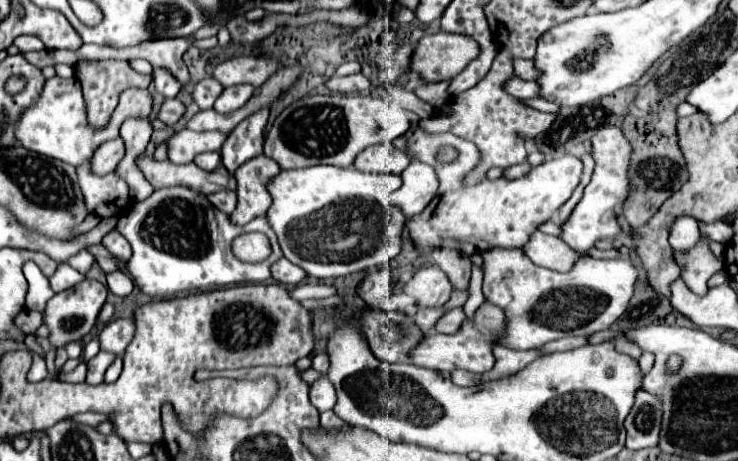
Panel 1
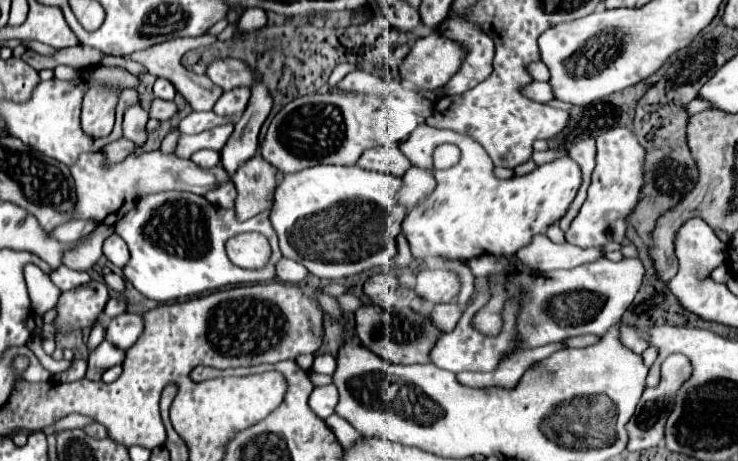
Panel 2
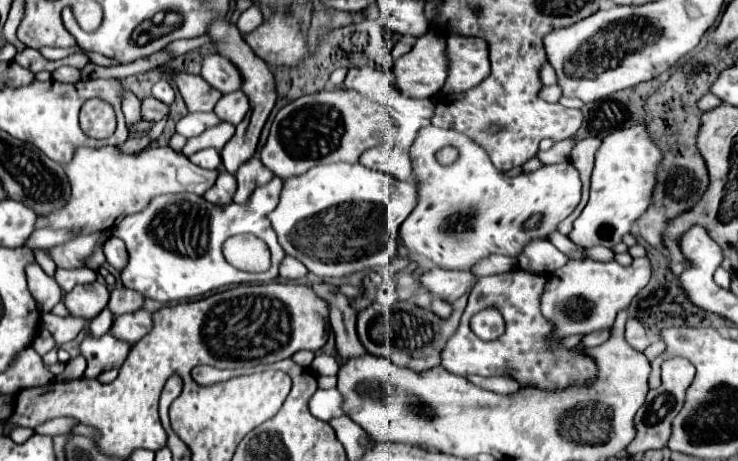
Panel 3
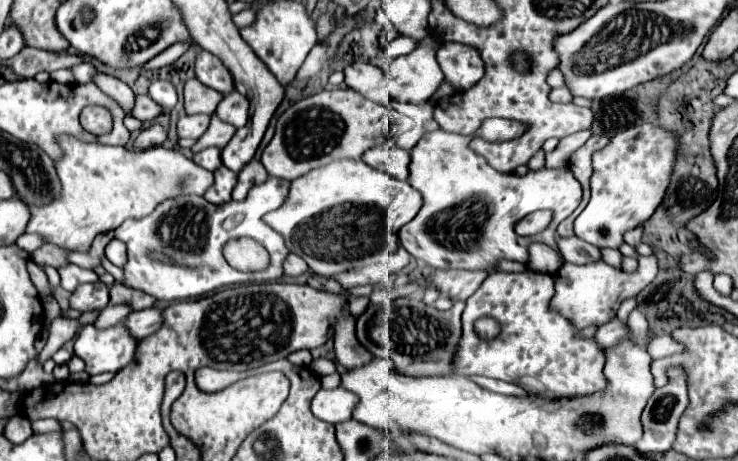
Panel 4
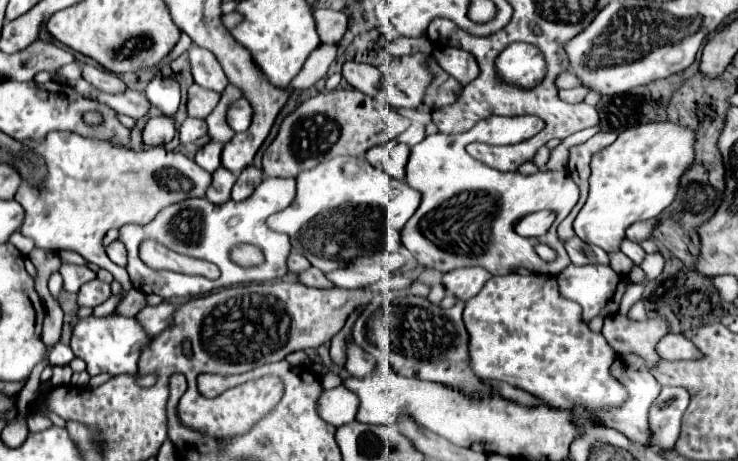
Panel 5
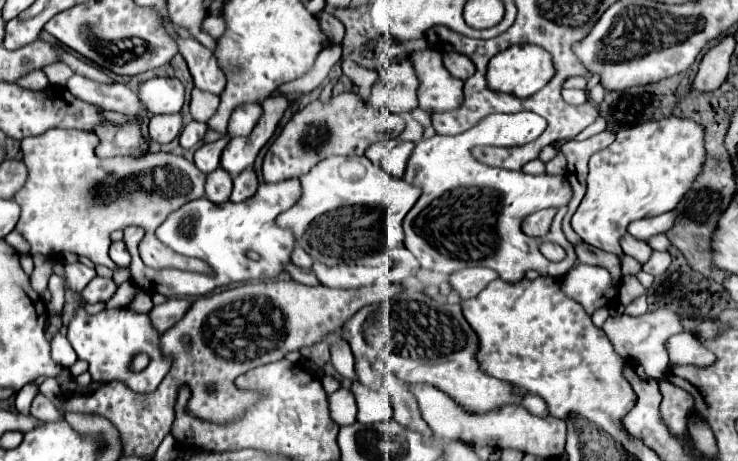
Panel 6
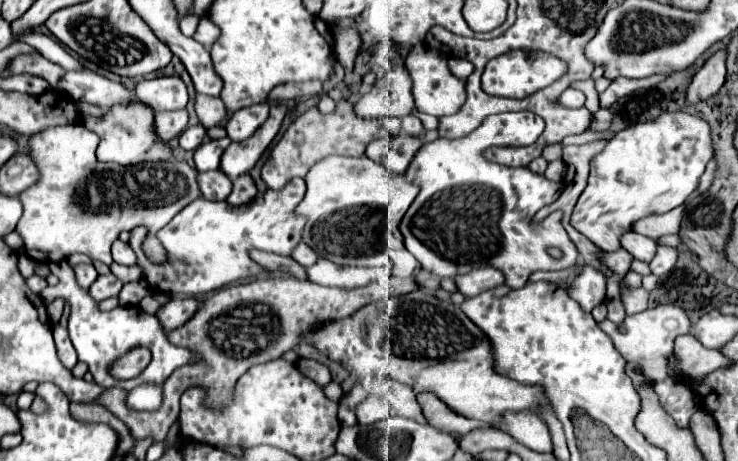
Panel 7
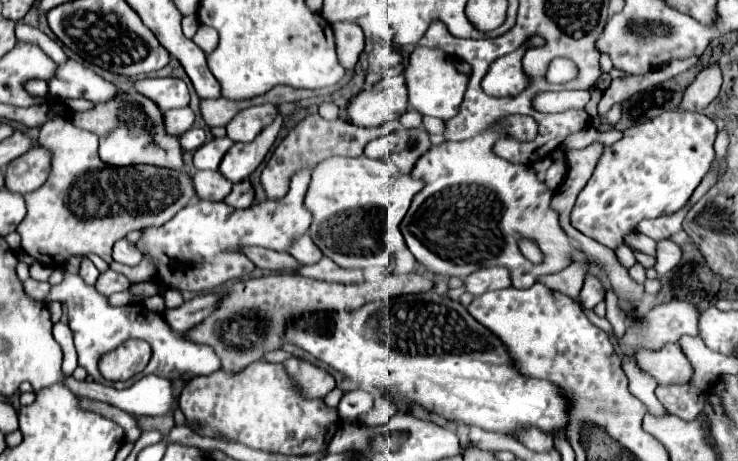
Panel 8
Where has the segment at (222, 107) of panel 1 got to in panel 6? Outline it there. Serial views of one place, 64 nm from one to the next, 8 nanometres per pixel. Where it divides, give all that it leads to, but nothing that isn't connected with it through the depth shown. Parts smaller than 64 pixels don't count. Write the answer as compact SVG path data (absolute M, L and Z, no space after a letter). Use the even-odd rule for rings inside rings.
M244 104L244 106L238 106L234 112L232 112L232 118L228 122L228 132L230 136L248 136L254 128L254 124L258 122L262 114L262 108L258 104Z

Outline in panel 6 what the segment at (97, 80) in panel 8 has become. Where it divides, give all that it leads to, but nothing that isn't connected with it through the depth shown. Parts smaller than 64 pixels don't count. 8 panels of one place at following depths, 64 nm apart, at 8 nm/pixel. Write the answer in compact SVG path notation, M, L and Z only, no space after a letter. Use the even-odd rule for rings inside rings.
M74 74L66 88L80 100L96 104L104 110L114 110L114 112L122 112L126 116L136 116L142 112L140 106L140 98L136 92L132 92L128 86L124 84L98 84L90 78L78 76Z

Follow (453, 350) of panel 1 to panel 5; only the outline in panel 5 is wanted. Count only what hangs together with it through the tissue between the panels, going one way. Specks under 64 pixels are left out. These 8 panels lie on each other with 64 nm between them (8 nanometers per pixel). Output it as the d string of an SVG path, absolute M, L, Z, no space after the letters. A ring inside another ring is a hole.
M506 274L506 276L492 276L486 284L484 284L484 290L480 290L480 294L476 294L476 298L470 298L466 302L466 308L464 308L464 324L466 324L466 330L468 330L468 356L470 356L470 368L472 372L478 376L478 378L492 378L492 380L502 380L502 382L508 382L516 388L522 388L526 392L530 392L532 396L556 406L556 408L570 408L570 406L576 406L578 412L580 412L580 406L586 406L586 408L598 408L598 406L604 406L604 404L612 404L612 406L618 406L626 400L626 390L614 380L614 376L610 374L610 366L612 362L616 360L616 352L608 346L608 342L604 342L602 334L598 332L592 332L580 318L580 306L576 302L568 302L564 298L560 298L558 294L558 284L556 284L556 276L552 274L528 274L528 276L520 276L520 274Z

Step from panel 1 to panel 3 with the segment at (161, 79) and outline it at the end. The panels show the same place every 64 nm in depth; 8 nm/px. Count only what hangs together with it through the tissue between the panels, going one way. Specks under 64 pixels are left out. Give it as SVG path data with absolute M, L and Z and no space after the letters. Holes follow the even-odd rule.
M162 78L162 80L158 80L158 82L154 84L152 96L158 98L158 100L162 100L164 104L172 104L172 102L174 102L174 88L170 86L170 82L168 82L166 78Z

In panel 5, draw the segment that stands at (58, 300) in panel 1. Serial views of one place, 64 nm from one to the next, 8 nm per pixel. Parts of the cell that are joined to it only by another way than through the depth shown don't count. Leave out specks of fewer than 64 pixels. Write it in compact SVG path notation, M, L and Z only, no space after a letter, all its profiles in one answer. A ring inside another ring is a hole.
M92 280L88 284L84 284L80 290L78 290L78 306L86 306L86 308L94 308L102 302L106 302L110 298L110 284L102 282L102 280Z

